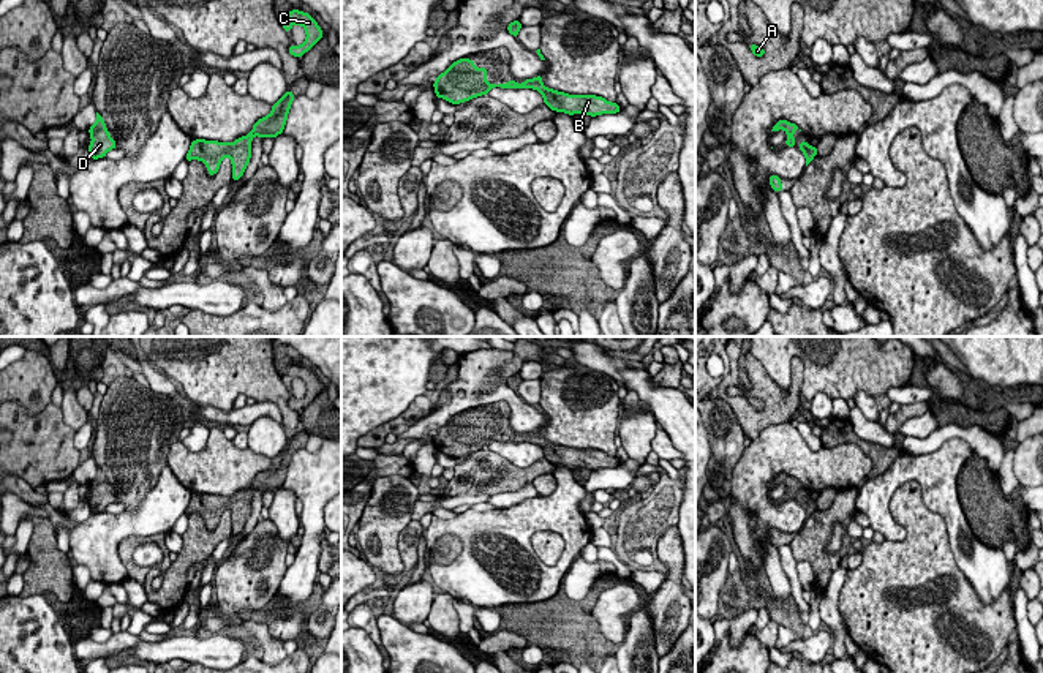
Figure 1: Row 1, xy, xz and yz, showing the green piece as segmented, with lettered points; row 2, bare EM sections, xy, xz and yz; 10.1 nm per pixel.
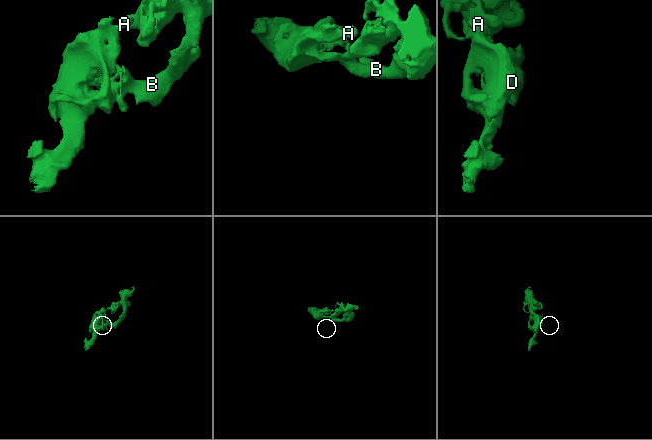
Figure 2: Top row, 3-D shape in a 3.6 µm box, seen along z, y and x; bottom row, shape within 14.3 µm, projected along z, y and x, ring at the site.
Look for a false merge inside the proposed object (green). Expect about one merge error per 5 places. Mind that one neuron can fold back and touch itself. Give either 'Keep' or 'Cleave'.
Keep

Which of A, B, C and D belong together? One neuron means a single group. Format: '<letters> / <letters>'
A B C D

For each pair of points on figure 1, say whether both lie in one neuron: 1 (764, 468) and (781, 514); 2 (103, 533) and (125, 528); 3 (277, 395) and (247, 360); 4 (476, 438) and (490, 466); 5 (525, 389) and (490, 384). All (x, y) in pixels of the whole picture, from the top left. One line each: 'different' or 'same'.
1: same
2: same
3: same
4: different
5: different

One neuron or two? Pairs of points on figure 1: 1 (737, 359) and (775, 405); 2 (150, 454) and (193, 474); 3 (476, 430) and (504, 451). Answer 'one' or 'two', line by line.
1: one
2: two
3: two

